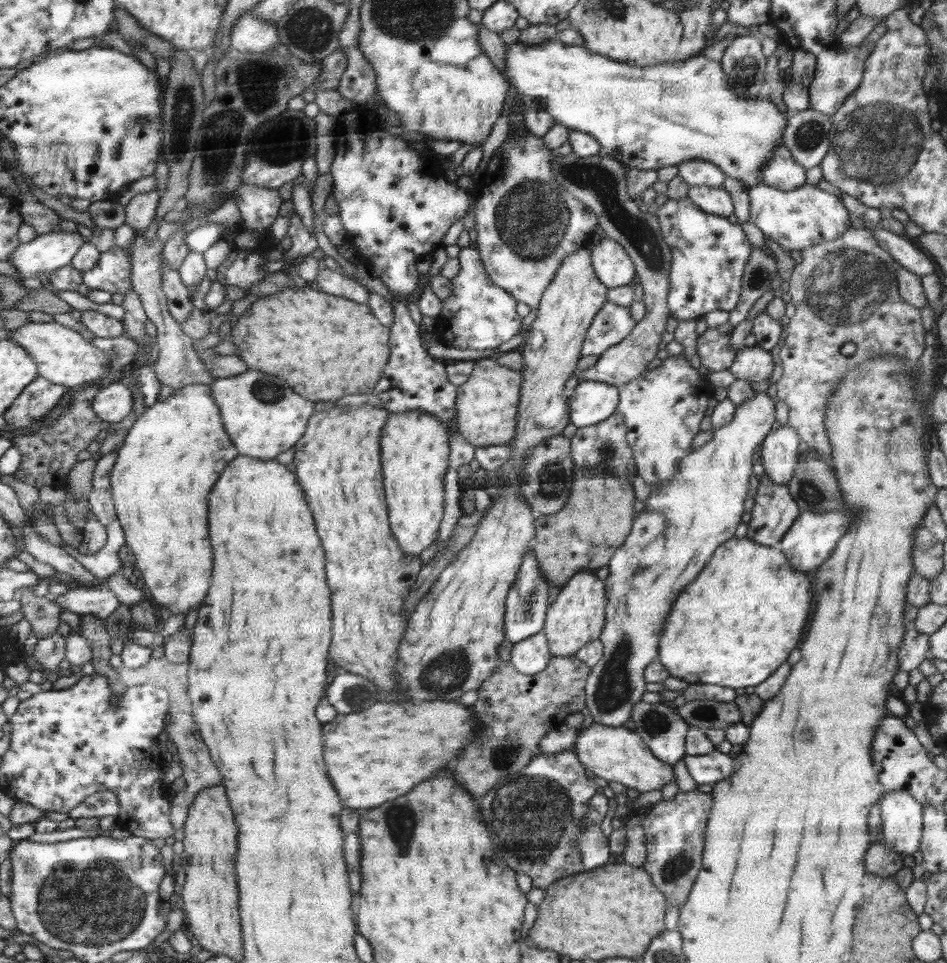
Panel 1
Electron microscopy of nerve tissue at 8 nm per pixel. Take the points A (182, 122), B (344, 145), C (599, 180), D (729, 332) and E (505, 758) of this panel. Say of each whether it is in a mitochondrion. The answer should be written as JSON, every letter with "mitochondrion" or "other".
{"A":"mitochondrion","B":"other","C":"mitochondrion","D":"other","E":"mitochondrion"}

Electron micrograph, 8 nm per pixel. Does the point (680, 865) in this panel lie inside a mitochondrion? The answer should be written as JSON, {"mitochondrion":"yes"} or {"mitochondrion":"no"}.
{"mitochondrion":"yes"}

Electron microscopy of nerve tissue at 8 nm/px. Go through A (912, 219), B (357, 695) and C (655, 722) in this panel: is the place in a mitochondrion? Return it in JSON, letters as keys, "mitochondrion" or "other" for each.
{"A":"other","B":"mitochondrion","C":"mitochondrion"}

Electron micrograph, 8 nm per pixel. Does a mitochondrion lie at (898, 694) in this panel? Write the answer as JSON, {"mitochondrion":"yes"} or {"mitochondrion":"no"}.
{"mitochondrion":"no"}

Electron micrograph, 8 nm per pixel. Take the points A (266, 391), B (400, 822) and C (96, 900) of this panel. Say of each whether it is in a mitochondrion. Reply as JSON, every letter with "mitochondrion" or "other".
{"A":"mitochondrion","B":"mitochondrion","C":"mitochondrion"}

